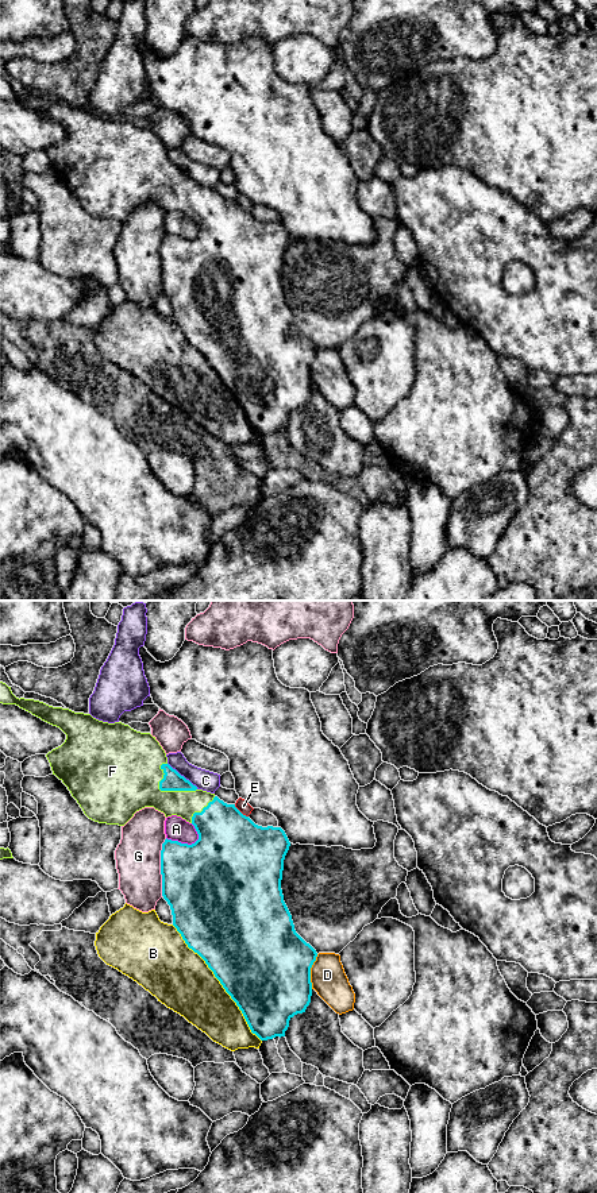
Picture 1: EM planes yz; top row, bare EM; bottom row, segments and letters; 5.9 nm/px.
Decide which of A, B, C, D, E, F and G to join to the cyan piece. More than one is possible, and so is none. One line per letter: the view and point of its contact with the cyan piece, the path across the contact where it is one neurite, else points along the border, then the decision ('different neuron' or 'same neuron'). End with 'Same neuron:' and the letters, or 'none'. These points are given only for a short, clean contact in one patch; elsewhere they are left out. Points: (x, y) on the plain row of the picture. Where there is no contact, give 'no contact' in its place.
A: meets cyan in yz at (184, 239); different neuron
B: meets cyan in yz at (220, 378); different neuron
C: meets cyan in yz at (183, 172); different neuron
D: meets cyan in yz at (309, 367); different neuron
E: meets cyan in yz at (239, 207); different neuron
F: meets cyan in yz at (166, 185); same neuron
G: meets cyan in yz at (161, 262); different neuron
Same neuron: F

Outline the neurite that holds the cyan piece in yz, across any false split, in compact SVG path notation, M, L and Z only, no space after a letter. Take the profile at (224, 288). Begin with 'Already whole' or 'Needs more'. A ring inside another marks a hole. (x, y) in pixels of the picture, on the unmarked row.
Needs more. M0 77L0 99L16 100L66 130L65 138L46 152L53 170L68 182L89 215L124 221L136 206L154 202L166 213L177 211L194 221L199 229L194 239L188 240L167 233L162 239L162 292L170 301L173 321L188 343L205 356L236 398L253 429L261 436L285 432L289 416L305 408L311 398L311 363L317 352L316 345L296 328L292 310L284 297L281 275L284 255L290 242L285 227L281 223L258 221L235 200L227 200L215 189L199 185L167 159L165 146L150 128L136 127L122 117L103 117L90 109L53 103L39 96L19 94L3 77Z

